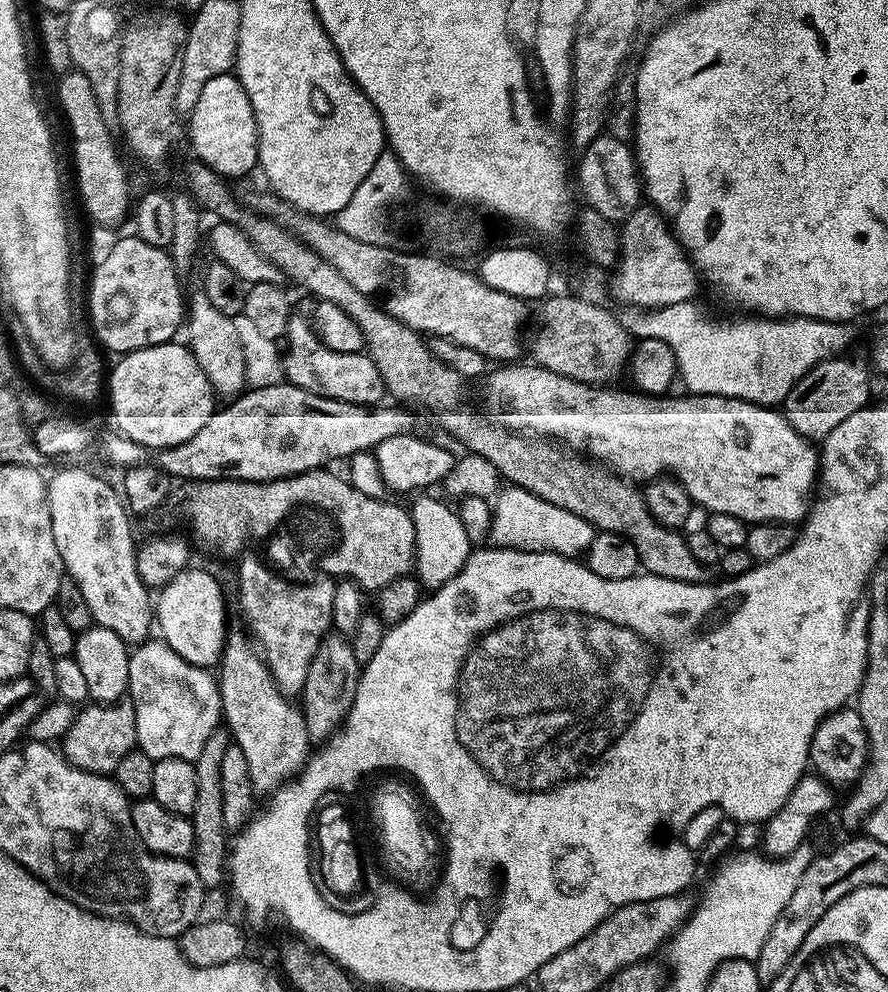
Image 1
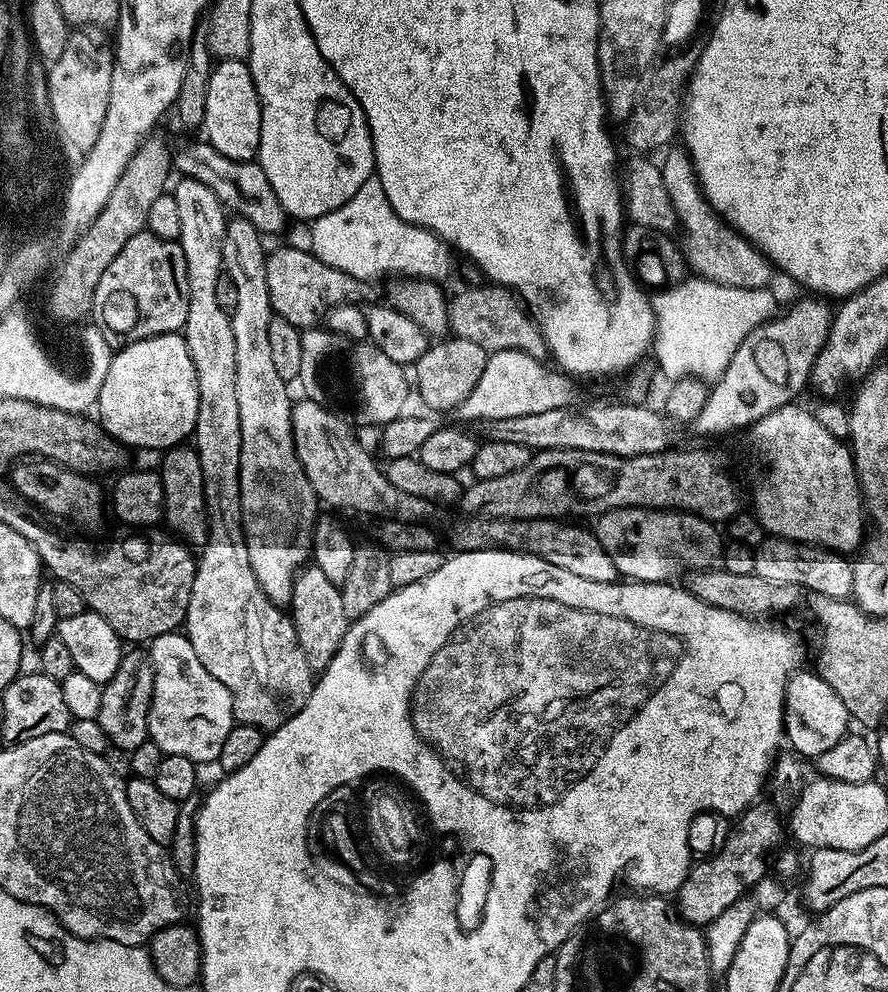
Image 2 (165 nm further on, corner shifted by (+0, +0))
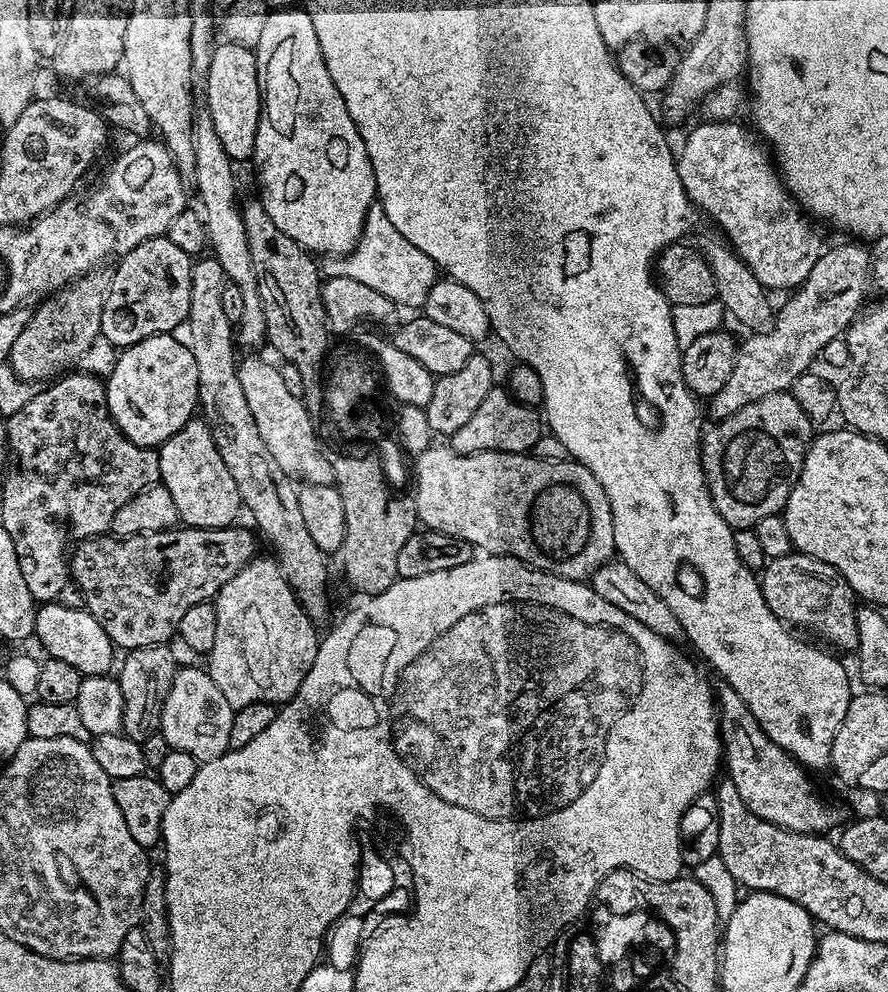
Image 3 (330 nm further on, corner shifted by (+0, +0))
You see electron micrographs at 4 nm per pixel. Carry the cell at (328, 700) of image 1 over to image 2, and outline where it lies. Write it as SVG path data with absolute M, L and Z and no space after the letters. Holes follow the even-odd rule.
M305 566L296 573L296 581L292 587L292 603L290 605L292 624L296 627L298 642L302 646L302 654L306 654L306 662L313 673L323 672L326 665L334 658L342 638L346 634L350 618L342 606L342 594L339 587L322 574L314 566Z

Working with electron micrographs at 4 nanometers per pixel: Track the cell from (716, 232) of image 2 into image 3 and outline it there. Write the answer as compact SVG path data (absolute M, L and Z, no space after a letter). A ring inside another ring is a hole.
M705 119L703 123L689 130L676 156L678 178L682 180L686 194L703 215L705 212L724 231L723 239L744 259L746 266L750 266L765 290L799 288L826 247L826 241L816 229L819 227L789 194L769 149L747 127L744 129L740 122L730 120Z

